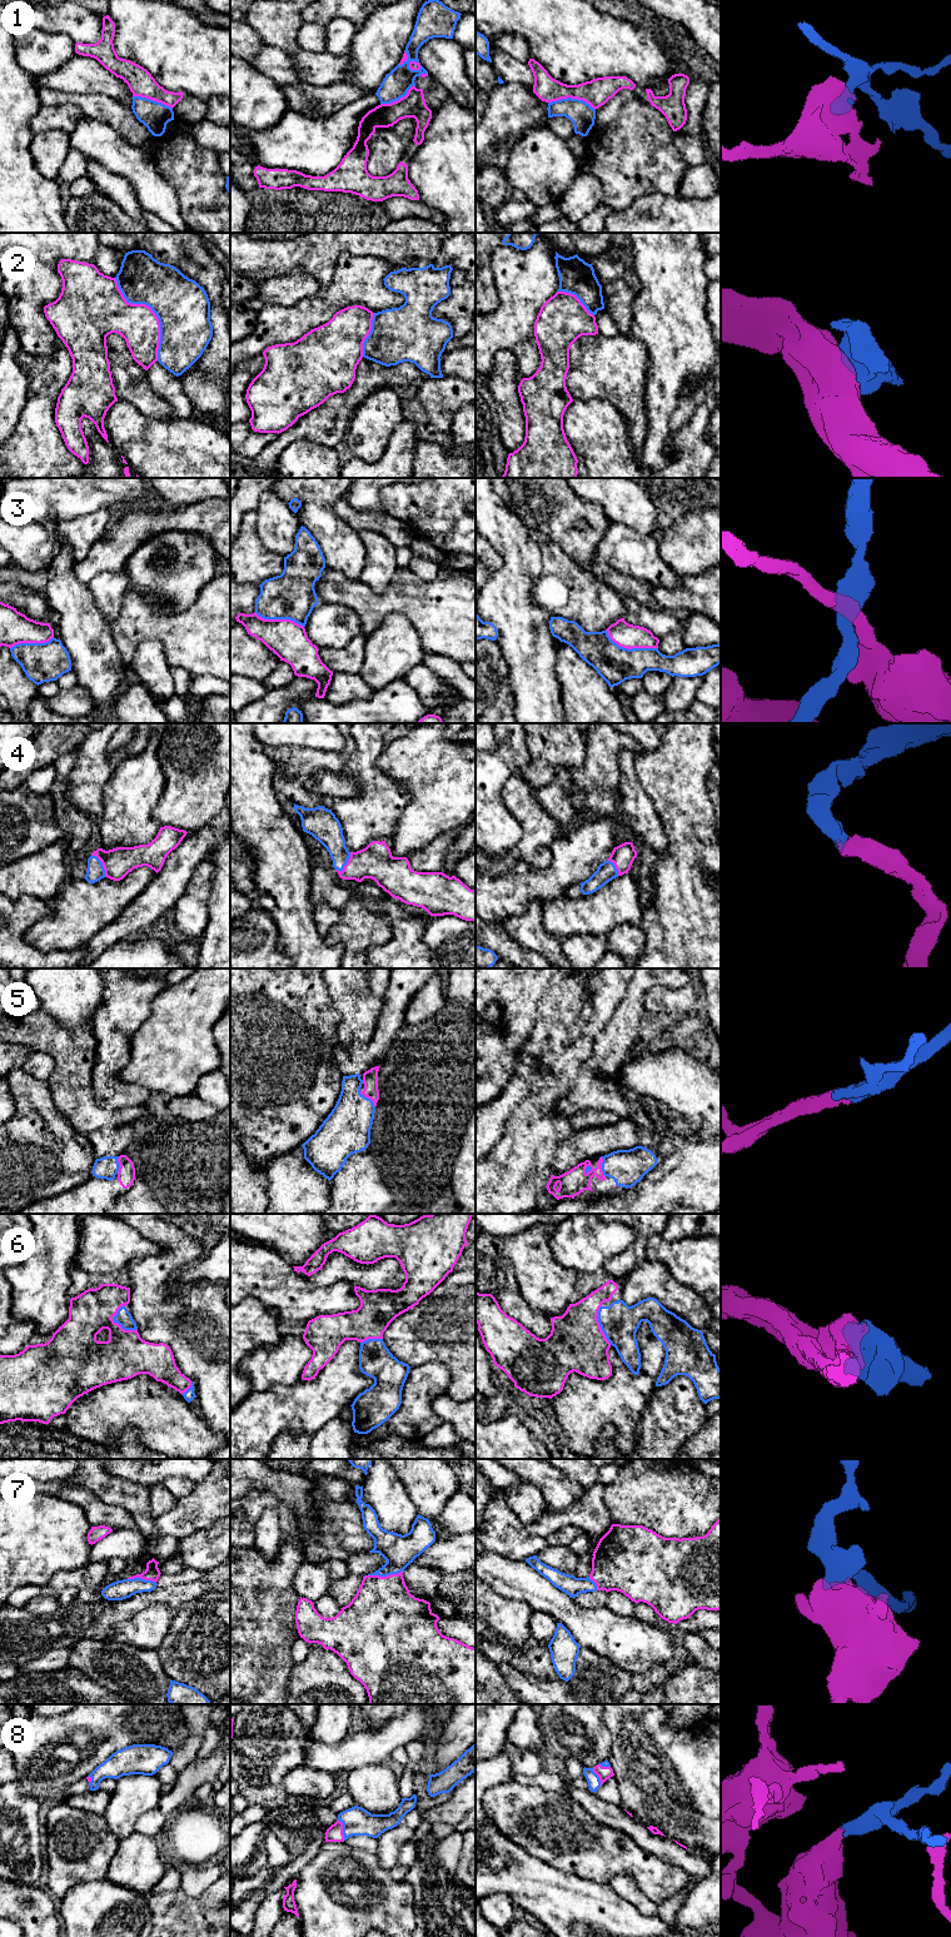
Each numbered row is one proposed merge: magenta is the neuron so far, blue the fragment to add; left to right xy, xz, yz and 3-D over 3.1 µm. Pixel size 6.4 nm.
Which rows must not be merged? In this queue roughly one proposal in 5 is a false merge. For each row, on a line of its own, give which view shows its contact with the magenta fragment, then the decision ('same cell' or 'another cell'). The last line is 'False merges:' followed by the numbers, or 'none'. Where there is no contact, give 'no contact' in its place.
1: contact in yz; another cell
2: contact in xy; another cell
3: contact in yz; another cell
4: contact in xy; same cell
5: contact in yz; same cell
6: contact in yz; same cell
7: contact in xz; same cell
8: contact in xz; same cell
False merges: 1, 2, 3

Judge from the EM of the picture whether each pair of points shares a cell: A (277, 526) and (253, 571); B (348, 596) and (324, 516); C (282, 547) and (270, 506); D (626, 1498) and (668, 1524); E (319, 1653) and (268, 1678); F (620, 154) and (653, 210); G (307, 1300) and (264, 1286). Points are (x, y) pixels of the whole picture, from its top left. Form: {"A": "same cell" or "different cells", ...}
{"A": "different cells", "B": "different cells", "C": "same cell", "D": "same cell", "E": "different cells", "F": "different cells", "G": "same cell"}

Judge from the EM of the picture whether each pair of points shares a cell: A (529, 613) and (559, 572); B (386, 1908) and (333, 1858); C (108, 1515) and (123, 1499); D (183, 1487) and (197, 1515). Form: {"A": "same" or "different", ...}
{"A": "different", "B": "same", "C": "different", "D": "different"}

